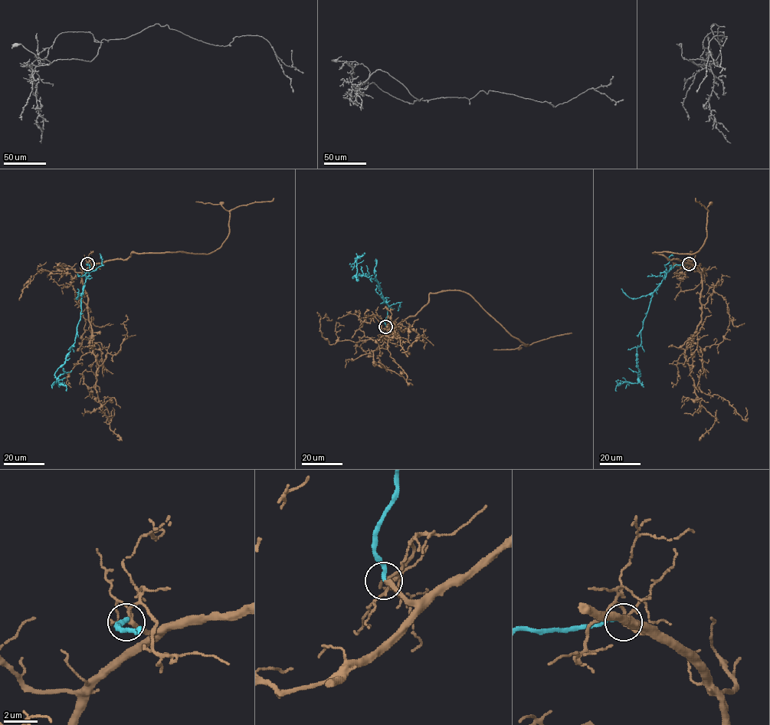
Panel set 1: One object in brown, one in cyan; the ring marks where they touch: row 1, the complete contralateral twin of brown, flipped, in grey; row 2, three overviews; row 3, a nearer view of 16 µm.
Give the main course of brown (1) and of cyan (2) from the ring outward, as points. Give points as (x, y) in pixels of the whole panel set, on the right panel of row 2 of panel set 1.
1: (689, 264), (653, 253), (694, 254), (702, 246), (707, 237), (708, 211), (696, 198)
2: (689, 264), (675, 265), (653, 293), (637, 348), (637, 382), (623, 382), (616, 391)

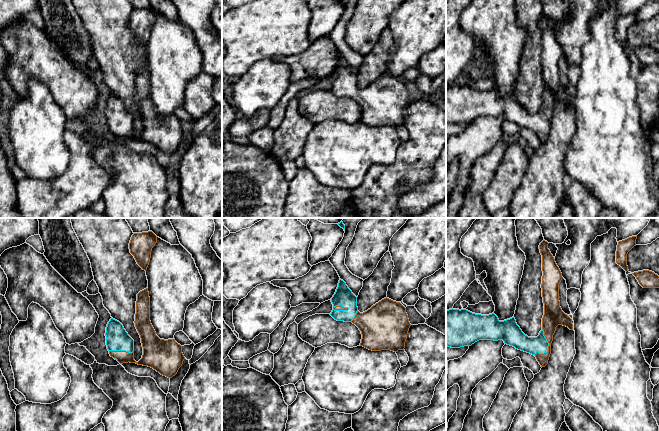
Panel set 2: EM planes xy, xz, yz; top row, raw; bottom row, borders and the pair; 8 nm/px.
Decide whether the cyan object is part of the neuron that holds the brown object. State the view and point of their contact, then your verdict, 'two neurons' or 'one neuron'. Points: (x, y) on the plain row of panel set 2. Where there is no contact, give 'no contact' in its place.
meets brown in yz at (548, 122); one neuron

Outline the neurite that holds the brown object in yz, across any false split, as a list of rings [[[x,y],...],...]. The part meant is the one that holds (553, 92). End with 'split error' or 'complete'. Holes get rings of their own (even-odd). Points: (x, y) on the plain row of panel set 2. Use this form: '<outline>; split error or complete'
[[[543,16],[539,21],[542,31],[541,64],[544,79],[542,106],[539,111],[525,111],[514,93],[500,97],[494,89],[481,91],[466,85],[452,84],[446,87],[446,122],[460,124],[471,122],[479,116],[503,116],[507,121],[534,131],[541,143],[545,143],[551,130],[556,103],[563,101],[573,106],[572,95],[560,83],[559,60],[563,53],[548,20]]]; split error

